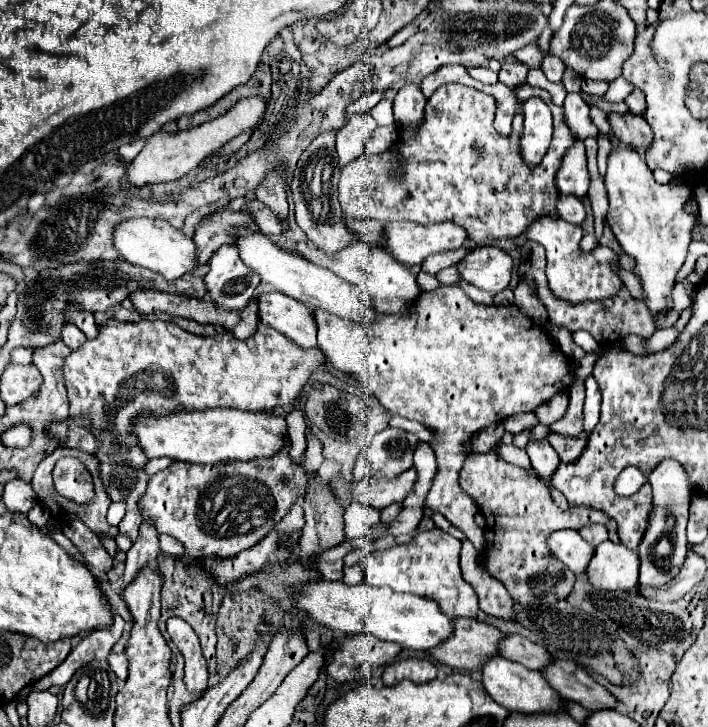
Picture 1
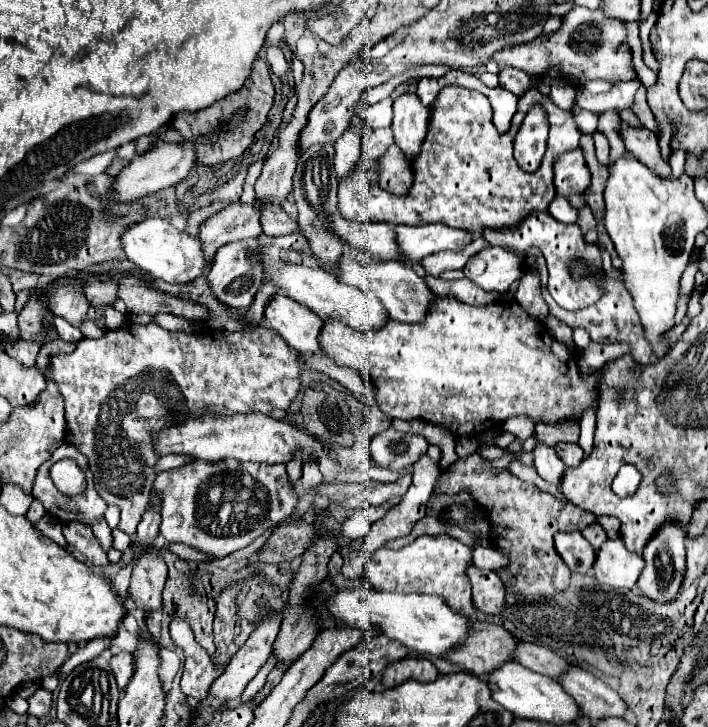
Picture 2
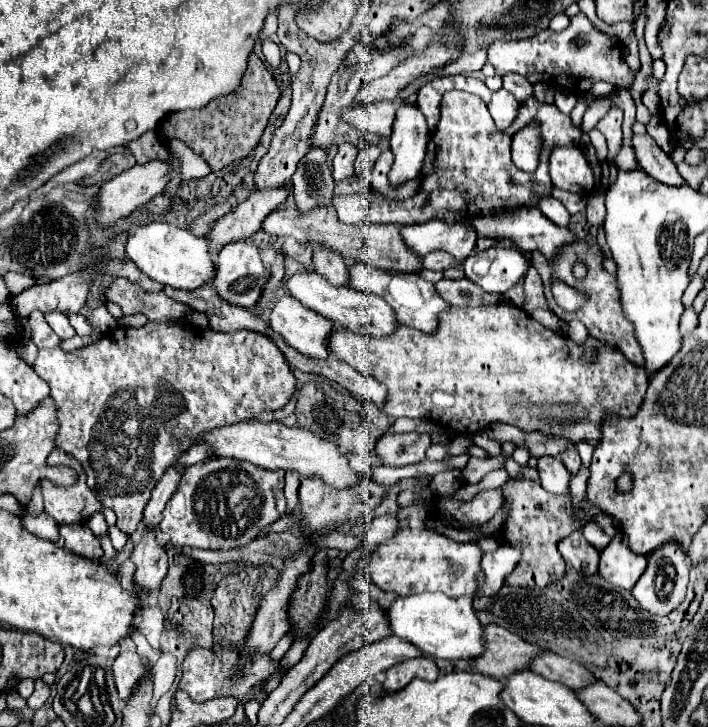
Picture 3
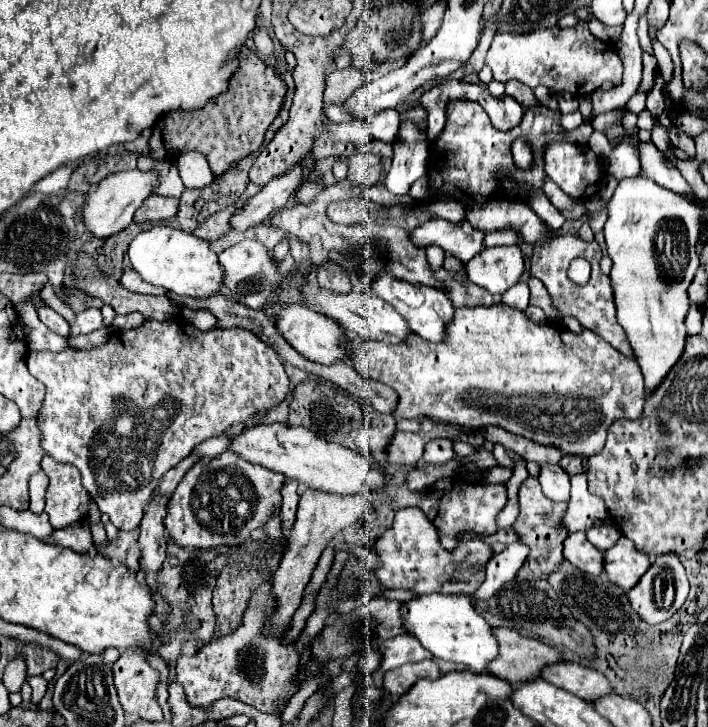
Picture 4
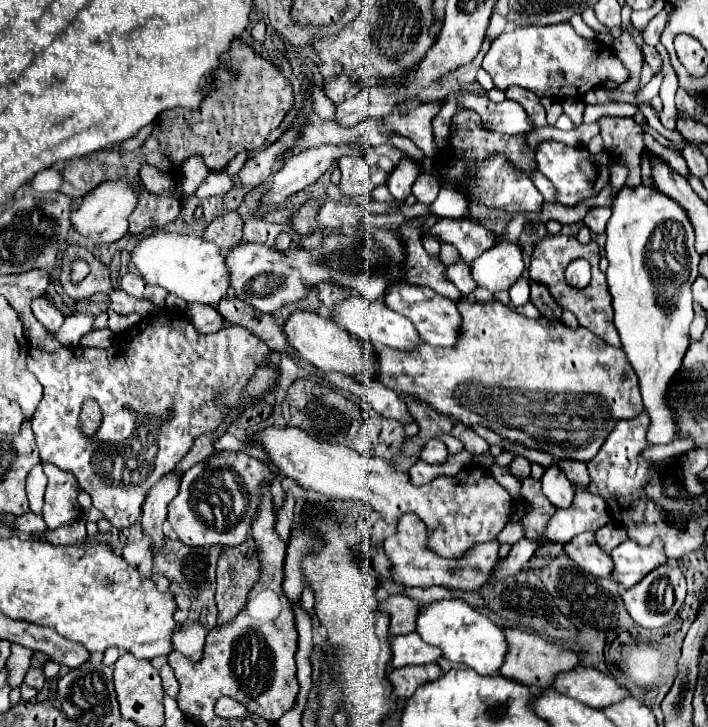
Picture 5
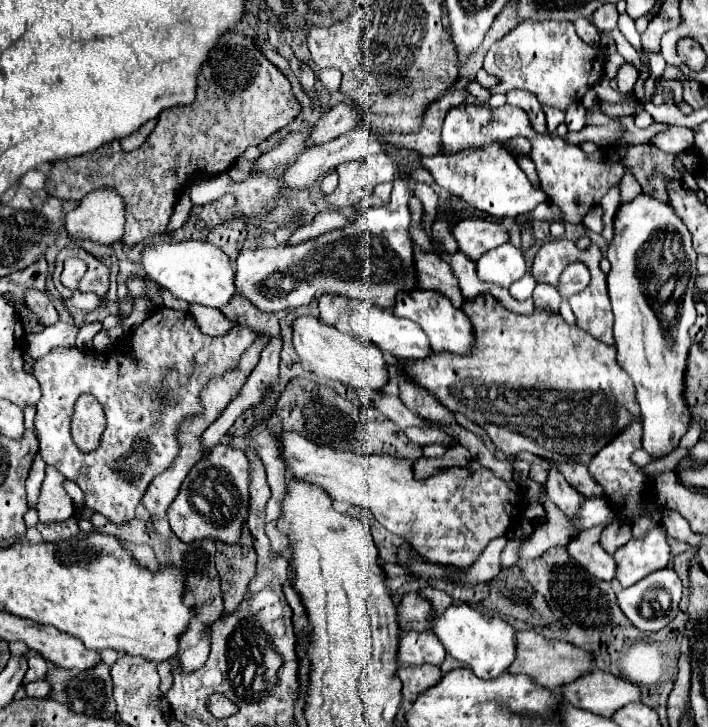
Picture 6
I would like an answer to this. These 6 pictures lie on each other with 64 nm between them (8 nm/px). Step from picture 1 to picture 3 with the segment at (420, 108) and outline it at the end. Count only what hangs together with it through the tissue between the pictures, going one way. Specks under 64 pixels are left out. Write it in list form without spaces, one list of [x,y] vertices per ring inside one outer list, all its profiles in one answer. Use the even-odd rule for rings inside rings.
[[[406,100],[396,102],[396,120],[390,136],[390,146],[394,150],[394,168],[390,172],[392,184],[418,178],[428,136],[430,130],[426,116],[420,112],[418,104],[410,104]]]

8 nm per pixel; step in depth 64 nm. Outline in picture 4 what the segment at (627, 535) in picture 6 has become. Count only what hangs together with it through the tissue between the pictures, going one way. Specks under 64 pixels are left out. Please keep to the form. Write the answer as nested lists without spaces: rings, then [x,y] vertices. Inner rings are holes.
[[[600,524],[600,526],[592,526],[586,536],[588,536],[588,540],[590,540],[596,548],[600,548],[600,550],[604,552],[604,550],[608,550],[612,544],[616,544],[616,540],[622,536],[622,532],[620,532],[614,524],[612,524],[612,526]]]

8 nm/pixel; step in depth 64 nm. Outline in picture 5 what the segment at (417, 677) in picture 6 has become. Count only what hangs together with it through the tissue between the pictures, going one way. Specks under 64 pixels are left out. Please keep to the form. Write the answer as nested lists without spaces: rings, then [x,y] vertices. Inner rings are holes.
[[[424,664],[424,666],[402,666],[402,668],[394,668],[388,672],[388,680],[394,688],[394,694],[400,700],[406,700],[408,696],[412,696],[412,692],[426,684],[436,680],[442,674],[438,664]]]

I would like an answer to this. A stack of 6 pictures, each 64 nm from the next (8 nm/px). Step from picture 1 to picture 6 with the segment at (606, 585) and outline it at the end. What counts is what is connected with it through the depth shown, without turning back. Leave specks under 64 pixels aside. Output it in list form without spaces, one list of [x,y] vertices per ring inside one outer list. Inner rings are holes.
[[[654,528],[644,540],[632,538],[628,544],[614,552],[614,560],[618,564],[616,578],[622,584],[622,588],[636,584],[654,570],[666,568],[670,552],[664,528]]]

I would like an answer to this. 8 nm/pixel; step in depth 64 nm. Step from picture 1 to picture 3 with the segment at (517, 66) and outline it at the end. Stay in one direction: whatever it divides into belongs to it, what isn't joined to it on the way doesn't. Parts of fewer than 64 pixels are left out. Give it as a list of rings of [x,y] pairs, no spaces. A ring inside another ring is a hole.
[[[508,72],[502,76],[502,88],[512,92],[518,102],[524,102],[524,98],[532,94],[532,84],[524,76],[518,76],[514,72]]]

